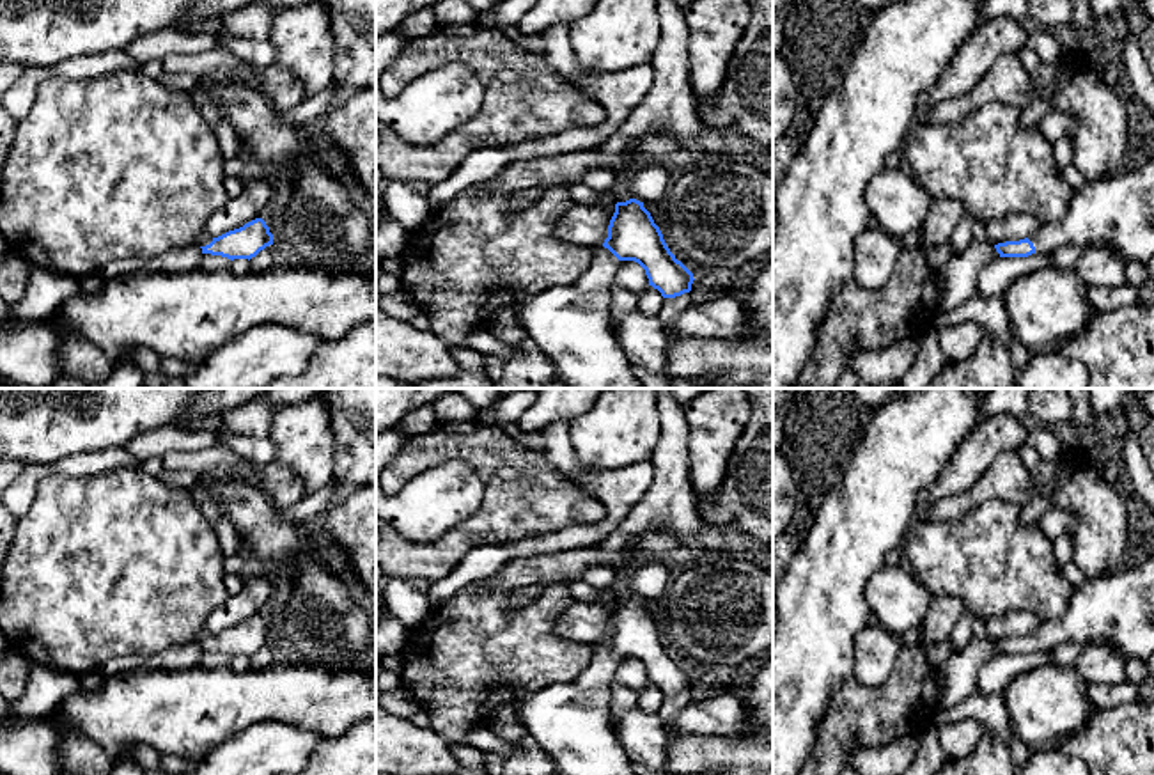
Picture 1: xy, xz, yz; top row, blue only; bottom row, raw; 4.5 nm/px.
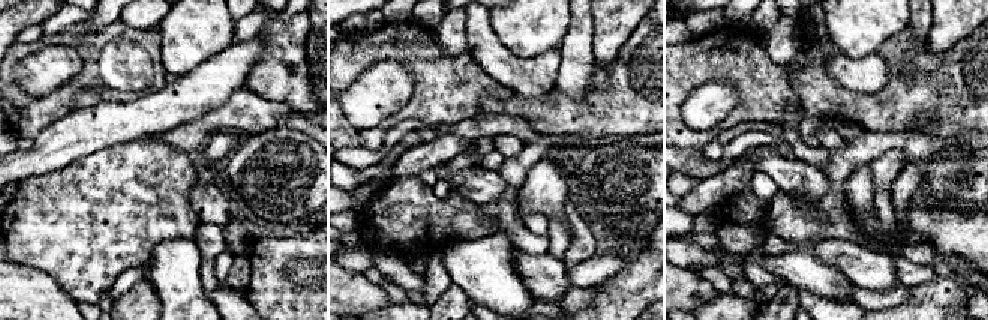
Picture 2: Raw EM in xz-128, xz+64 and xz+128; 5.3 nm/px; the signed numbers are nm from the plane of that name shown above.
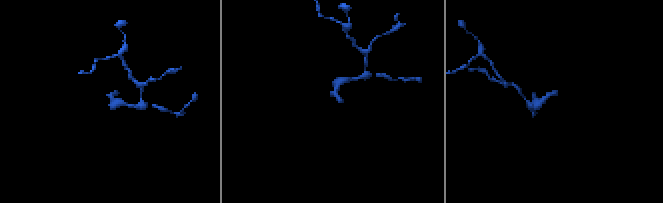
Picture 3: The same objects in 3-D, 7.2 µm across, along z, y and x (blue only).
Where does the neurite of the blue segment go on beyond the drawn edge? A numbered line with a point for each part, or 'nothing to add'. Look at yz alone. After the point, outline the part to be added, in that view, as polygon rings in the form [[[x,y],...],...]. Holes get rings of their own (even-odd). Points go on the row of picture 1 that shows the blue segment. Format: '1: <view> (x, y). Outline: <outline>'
1: yz (1117, 211). Outline: [[[1154,156],[1076,190],[1058,223],[1030,238],[1037,254],[1064,245],[1110,247],[1127,262],[1154,257]]]

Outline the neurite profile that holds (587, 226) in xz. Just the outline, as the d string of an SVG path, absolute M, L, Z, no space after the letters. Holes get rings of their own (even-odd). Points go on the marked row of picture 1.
M573 204L557 220L557 236L564 241L590 248L603 247L608 238L608 225L615 213L613 206Z

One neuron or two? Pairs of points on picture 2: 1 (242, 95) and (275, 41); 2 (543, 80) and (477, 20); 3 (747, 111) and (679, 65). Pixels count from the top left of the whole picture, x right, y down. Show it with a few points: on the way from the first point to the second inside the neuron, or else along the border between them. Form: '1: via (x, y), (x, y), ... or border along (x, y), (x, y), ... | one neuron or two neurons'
1: border along (243, 84), (261, 96), (278, 102) | two neurons
2: via (523, 75), (514, 72), (482, 39) | one neuron
3: via (747, 89), (724, 65), (702, 65) | one neuron

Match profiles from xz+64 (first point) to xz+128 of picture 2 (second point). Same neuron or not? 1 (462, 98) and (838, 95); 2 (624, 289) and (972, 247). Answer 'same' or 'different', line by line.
1: different
2: different

